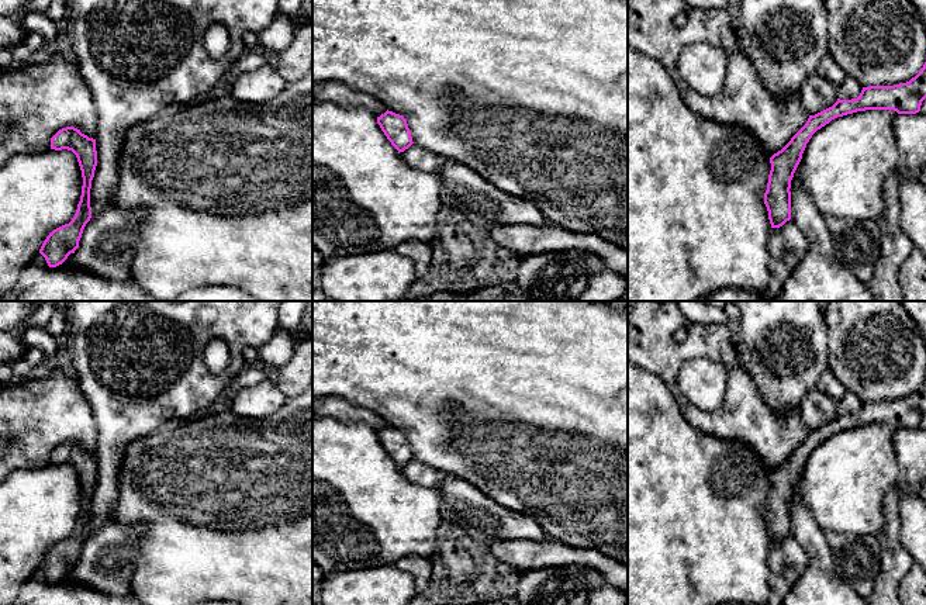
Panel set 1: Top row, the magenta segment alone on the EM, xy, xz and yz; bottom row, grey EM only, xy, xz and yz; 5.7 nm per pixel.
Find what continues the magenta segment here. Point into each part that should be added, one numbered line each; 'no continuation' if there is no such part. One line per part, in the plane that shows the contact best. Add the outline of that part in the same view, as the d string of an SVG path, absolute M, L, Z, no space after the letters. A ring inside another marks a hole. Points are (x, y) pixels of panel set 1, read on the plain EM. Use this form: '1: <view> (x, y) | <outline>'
no continuation

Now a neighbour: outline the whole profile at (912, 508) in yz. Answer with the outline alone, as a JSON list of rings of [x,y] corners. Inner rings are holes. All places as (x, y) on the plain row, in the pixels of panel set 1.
[[[902,494],[899,501],[901,539],[915,563],[926,571],[926,501],[922,495]]]

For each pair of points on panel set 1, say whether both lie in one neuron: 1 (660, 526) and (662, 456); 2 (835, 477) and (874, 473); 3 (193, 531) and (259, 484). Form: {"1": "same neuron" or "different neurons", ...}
{"1": "same neuron", "2": "same neuron", "3": "same neuron"}

